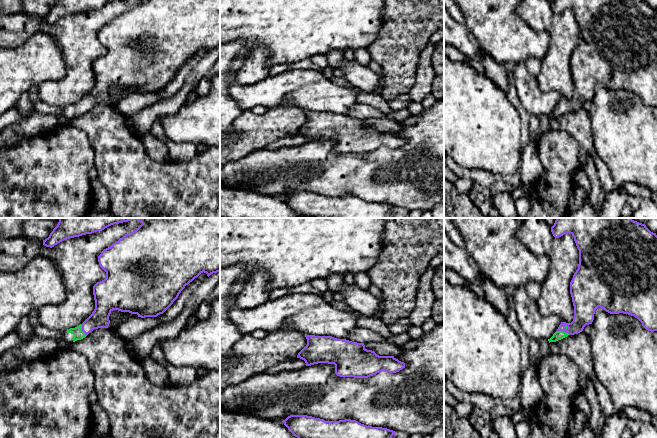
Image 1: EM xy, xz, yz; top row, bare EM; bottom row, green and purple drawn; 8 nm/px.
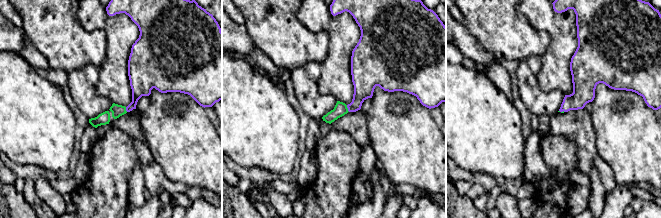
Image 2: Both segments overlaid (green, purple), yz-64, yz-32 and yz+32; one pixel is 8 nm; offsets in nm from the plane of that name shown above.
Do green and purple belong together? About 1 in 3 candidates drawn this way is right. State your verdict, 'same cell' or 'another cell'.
same cell

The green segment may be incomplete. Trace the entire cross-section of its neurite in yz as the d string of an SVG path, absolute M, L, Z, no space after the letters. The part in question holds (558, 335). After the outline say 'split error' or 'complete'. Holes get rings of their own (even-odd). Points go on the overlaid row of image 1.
M556 218L551 232L555 238L559 238L566 233L570 233L574 237L574 241L579 250L578 269L573 275L570 282L570 294L574 306L574 318L571 323L561 322L557 331L548 339L550 342L556 342L568 335L578 334L583 331L586 325L592 324L594 320L595 310L600 307L610 314L628 314L637 318L642 326L651 332L657 331L657 235L651 232L645 224L632 220L631 218Z | split error

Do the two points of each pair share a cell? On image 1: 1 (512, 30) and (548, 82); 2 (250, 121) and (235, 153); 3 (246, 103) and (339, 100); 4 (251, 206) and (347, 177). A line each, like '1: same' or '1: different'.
1: different
2: same
3: same
4: different

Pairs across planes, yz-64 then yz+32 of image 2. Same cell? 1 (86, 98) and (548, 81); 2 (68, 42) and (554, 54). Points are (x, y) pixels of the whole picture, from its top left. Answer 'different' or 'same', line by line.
1: different
2: different

